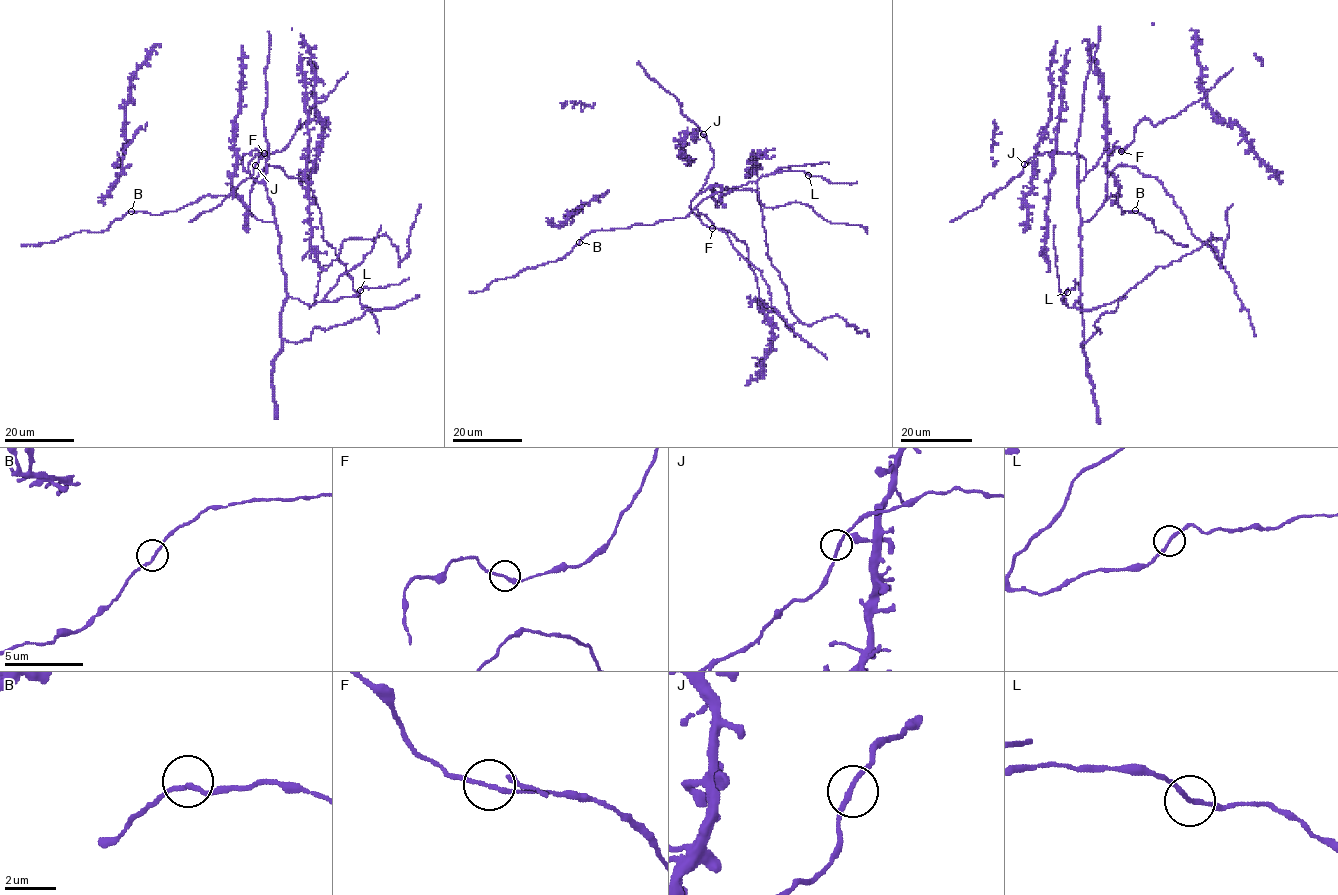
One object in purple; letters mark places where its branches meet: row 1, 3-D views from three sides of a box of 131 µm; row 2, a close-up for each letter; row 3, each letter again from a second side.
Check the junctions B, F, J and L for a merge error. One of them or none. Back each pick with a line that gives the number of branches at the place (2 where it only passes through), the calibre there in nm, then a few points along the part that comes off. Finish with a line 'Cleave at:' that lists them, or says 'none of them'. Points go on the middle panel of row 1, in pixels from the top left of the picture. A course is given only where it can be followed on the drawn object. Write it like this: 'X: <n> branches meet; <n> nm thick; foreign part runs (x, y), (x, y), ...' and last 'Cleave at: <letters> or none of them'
Cleave at: none of them

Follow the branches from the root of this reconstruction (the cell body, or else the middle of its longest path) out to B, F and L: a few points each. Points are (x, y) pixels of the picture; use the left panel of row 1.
B: (277, 227), (274, 222), (256, 218), (233, 194), (206, 195), (175, 212), (158, 215), (131, 211)
F: (277, 227), (267, 188), (253, 178), (242, 164), (245, 154), (255, 150), (264, 153)
L: (277, 227), (281, 266), (290, 297), (314, 305), (354, 297), (360, 290)

